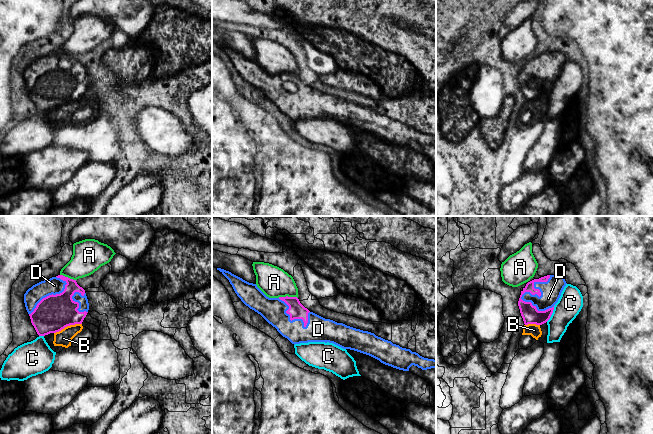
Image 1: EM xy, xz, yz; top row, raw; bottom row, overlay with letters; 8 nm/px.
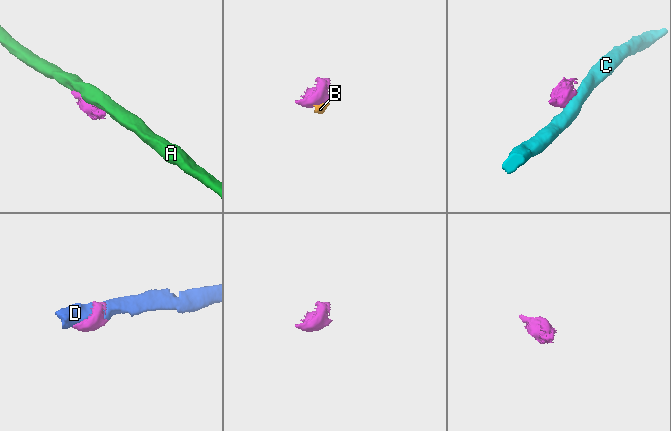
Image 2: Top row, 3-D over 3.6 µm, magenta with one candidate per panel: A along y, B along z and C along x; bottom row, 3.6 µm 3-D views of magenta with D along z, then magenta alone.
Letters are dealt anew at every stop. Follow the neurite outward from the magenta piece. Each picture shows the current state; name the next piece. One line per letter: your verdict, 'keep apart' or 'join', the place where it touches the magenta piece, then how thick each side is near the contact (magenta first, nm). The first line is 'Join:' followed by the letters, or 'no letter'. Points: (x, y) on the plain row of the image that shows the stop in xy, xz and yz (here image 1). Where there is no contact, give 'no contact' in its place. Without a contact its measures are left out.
Join: D
A: keep apart | xz (287, 72) | 130/240 nm
B: keep apart | xy (67, 101) | 300/130 nm
C: keep apart | yz (552, 88) | 140/200 nm
D: join | yz (536, 69) | 140/160 nm

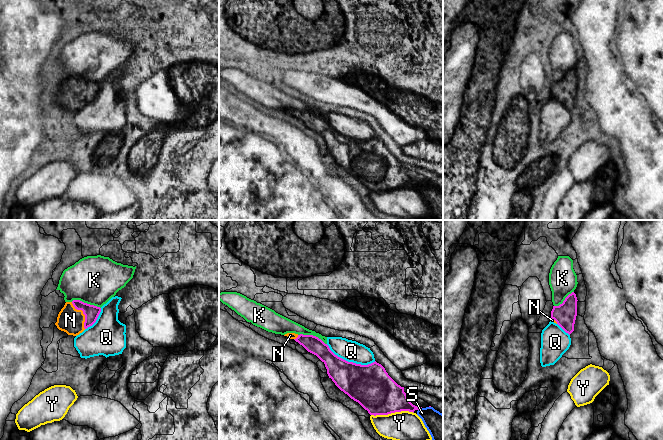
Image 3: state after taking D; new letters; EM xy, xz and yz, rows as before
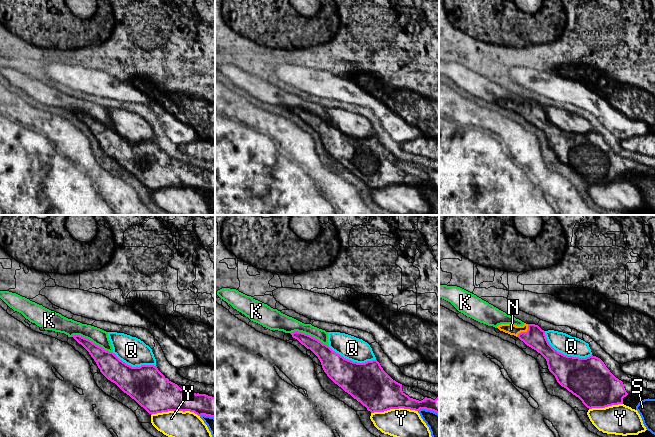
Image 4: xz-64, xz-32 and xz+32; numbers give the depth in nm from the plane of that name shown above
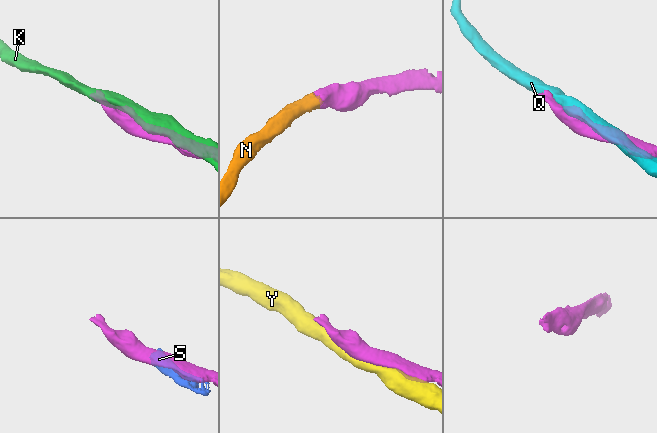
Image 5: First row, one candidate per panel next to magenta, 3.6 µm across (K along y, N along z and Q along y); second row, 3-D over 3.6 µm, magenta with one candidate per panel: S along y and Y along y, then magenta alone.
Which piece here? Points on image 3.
Join: N
K: keep apart | xy (86, 79) | 120/380 nm
N: join | xy (83, 89) | 120/200 nm
Q: keep apart | xz (350, 138) | 340/170 nm
S: keep apart | xz (420, 184) | 240/220 nm
Y: keep apart | xz (392, 188) | 320/240 nm

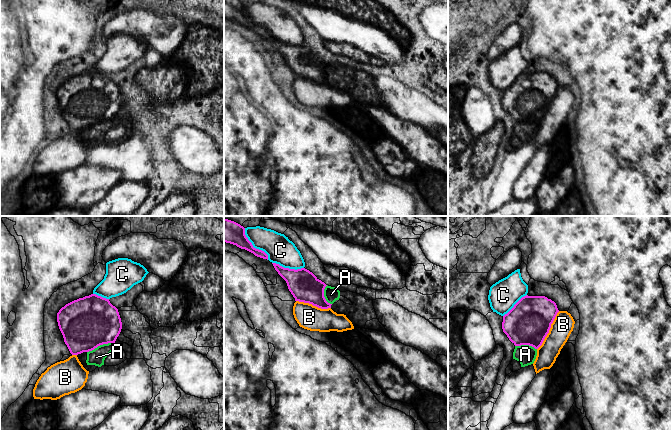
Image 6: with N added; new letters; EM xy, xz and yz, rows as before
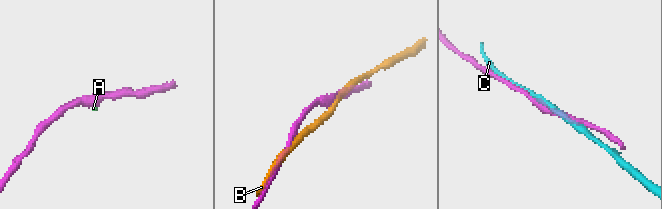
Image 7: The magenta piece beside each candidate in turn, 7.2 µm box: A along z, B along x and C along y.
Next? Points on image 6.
Join: no letter
A: keep apart | xy (100, 120) | 420/130 nm
B: keep apart | yz (549, 105) | 360/170 nm
C: keep apart | xz (252, 22) | 160/220 nm

